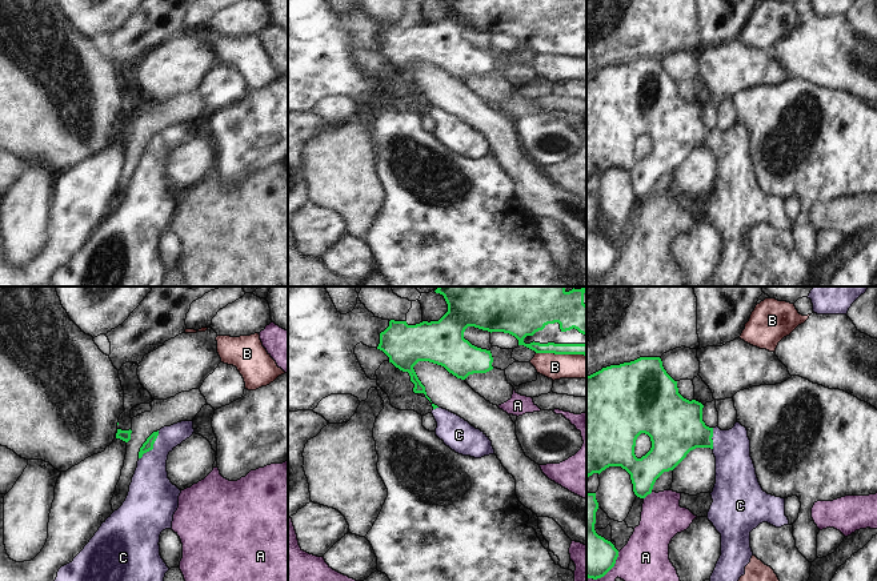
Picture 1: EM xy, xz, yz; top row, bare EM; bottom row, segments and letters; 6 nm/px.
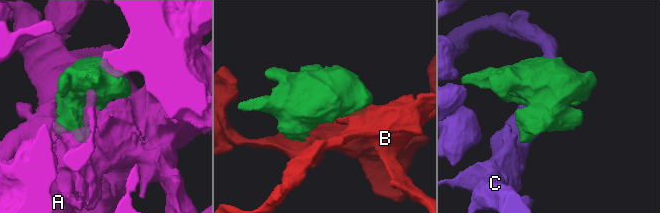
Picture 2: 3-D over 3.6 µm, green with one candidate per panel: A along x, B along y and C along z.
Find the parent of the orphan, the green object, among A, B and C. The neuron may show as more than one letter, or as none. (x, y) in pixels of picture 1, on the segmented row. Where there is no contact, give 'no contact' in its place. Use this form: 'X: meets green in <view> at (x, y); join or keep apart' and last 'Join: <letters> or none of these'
A: meets green in yz at (607, 572); keep apart
B: meets green in xz at (561, 353); keep apart
C: meets green in xy at (152, 447); join
Join: C

